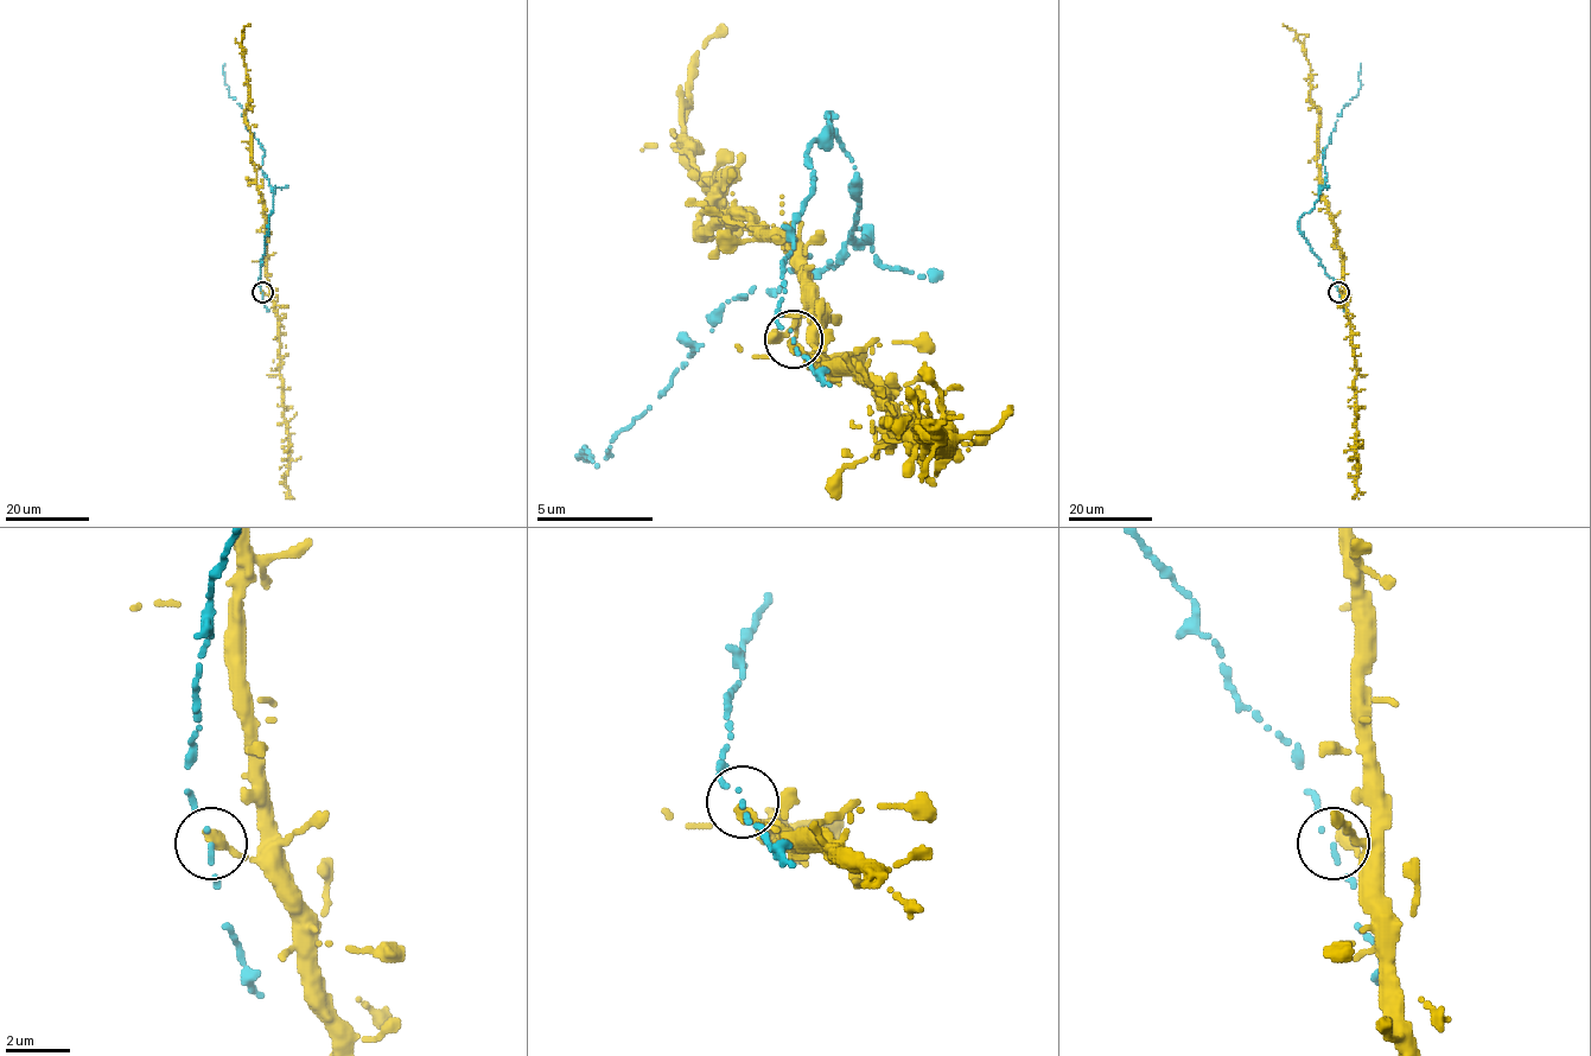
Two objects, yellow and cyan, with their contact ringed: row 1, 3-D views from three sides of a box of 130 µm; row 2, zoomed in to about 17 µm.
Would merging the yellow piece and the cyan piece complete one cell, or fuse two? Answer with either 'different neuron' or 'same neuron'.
same neuron

